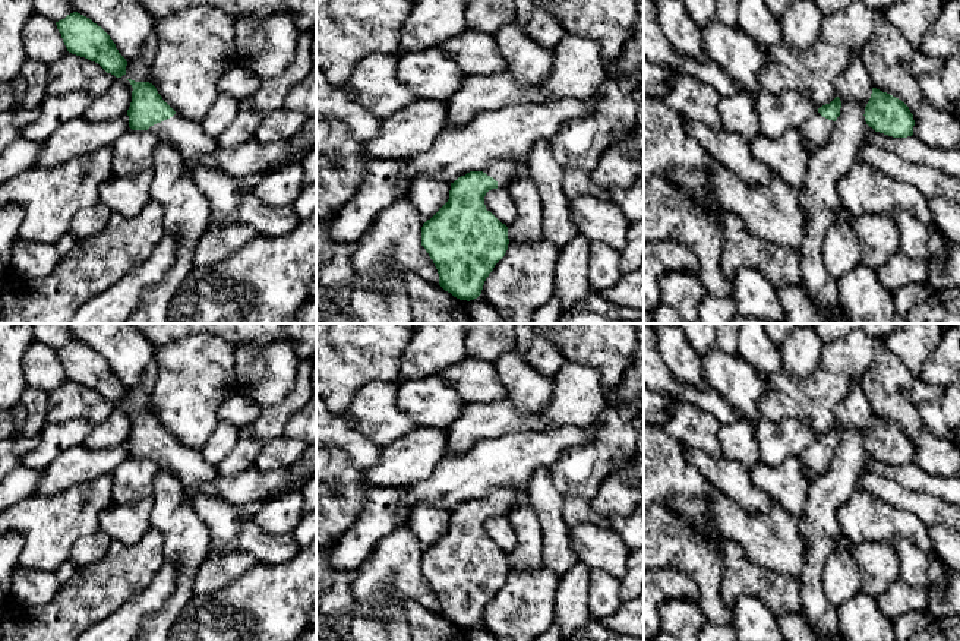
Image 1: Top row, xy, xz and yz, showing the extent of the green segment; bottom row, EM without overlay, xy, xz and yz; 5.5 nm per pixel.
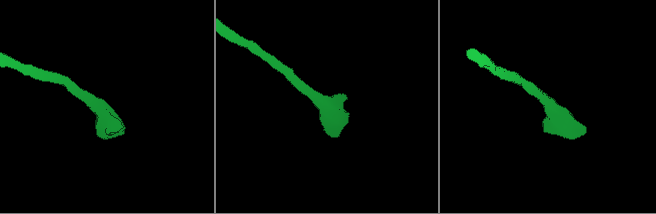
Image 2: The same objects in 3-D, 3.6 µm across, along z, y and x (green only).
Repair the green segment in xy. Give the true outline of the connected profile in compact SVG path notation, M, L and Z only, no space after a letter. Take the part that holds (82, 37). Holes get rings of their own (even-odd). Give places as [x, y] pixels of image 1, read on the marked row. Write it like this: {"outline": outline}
{"outline": "M73 12L56 25L69 53L98 63L116 78L126 75L126 59L119 53L110 35L89 18Z"}

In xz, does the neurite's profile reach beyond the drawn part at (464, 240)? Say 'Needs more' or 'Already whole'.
Needs more

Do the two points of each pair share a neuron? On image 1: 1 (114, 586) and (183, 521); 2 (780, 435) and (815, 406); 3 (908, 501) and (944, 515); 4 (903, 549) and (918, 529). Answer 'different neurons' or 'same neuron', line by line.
1: different neurons
2: different neurons
3: same neuron
4: different neurons

